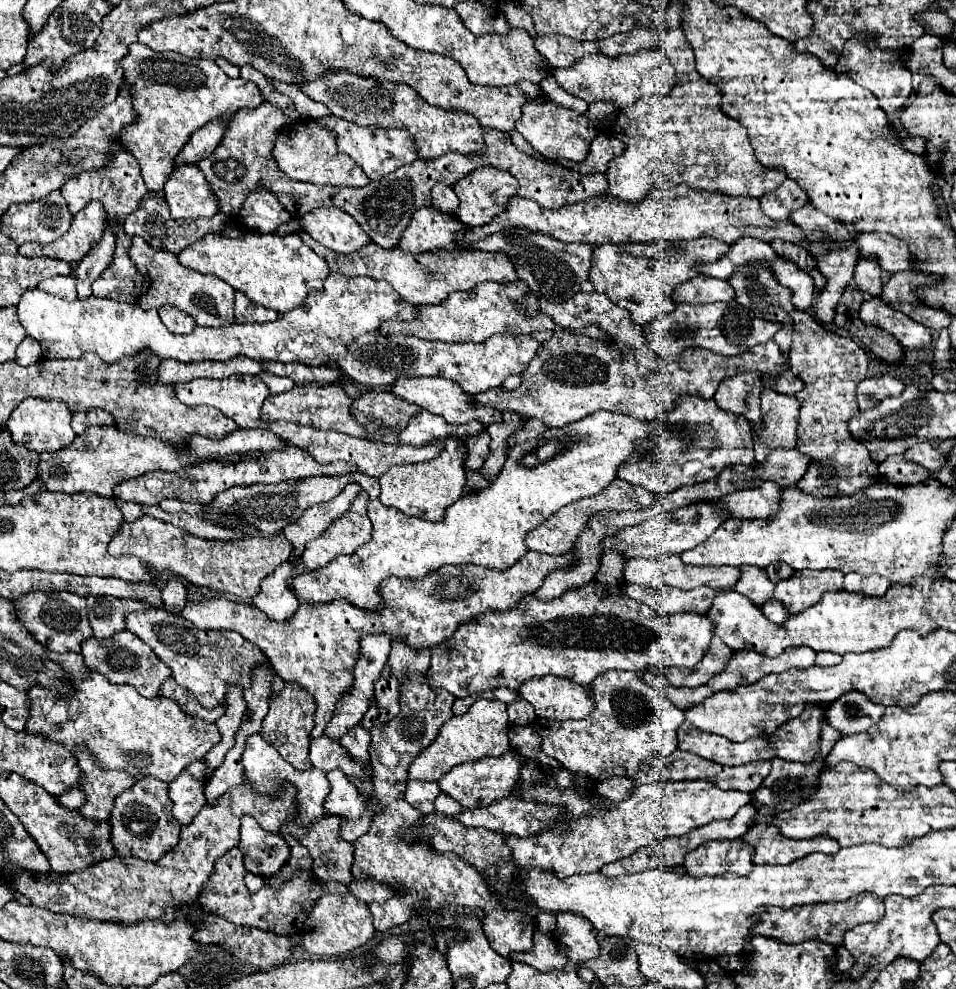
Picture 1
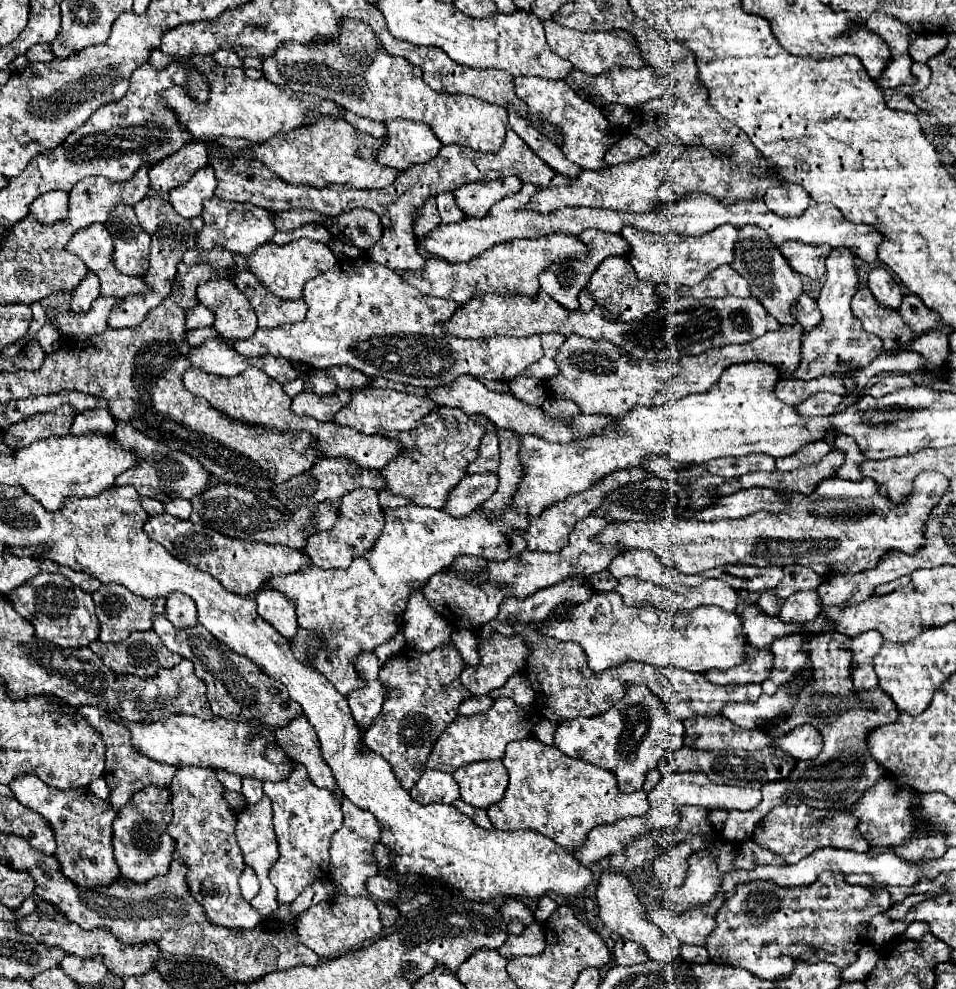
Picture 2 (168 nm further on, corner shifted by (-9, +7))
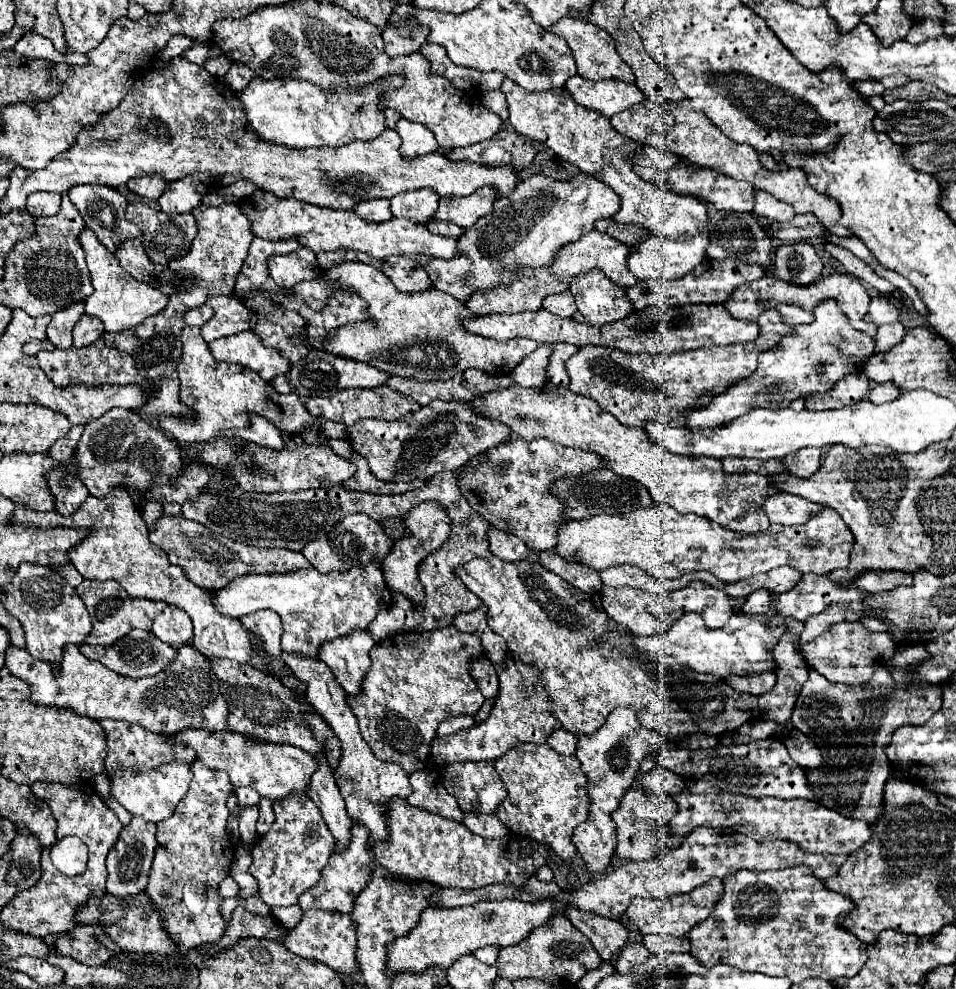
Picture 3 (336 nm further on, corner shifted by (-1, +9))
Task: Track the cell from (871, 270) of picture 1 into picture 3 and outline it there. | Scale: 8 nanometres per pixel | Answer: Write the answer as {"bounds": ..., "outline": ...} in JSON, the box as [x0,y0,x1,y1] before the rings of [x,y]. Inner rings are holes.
{"bounds":[864,295,898,325],"outline":[[[886,295],[874,297],[870,301],[868,313],[864,315],[864,321],[870,321],[874,325],[884,325],[884,323],[896,323],[898,321],[898,309],[890,303]]]}

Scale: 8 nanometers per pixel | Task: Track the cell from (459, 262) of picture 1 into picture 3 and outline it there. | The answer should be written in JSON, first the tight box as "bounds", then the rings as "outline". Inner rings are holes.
{"bounds":[466,229,638,315],"outline":[[[592,229],[582,239],[578,239],[574,245],[566,245],[562,253],[558,253],[558,261],[550,265],[550,269],[526,269],[514,285],[502,285],[502,289],[494,289],[494,293],[474,293],[470,301],[466,301],[466,307],[476,315],[488,315],[488,313],[522,313],[522,311],[538,311],[540,303],[546,295],[562,293],[568,289],[570,281],[582,273],[588,273],[592,269],[602,271],[610,281],[622,287],[632,287],[638,283],[638,277],[630,273],[626,259],[630,255],[630,247],[620,243],[618,239],[600,233]]]}

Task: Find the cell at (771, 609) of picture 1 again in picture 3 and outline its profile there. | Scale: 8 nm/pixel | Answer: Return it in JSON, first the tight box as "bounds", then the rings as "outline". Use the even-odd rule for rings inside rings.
{"bounds":[742,589,770,615],"outline":[[[764,589],[752,593],[742,603],[742,613],[748,613],[748,615],[766,615],[768,611],[770,611],[770,593],[766,593]]]}

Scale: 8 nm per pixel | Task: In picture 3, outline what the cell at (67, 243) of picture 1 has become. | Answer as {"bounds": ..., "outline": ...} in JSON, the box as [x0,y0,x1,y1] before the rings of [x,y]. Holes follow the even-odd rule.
{"bounds":[78,229,168,331],"outline":[[[84,229],[78,237],[84,253],[86,253],[86,263],[90,269],[90,277],[92,277],[92,285],[94,285],[94,293],[86,299],[84,303],[84,311],[92,317],[98,317],[104,323],[106,331],[126,331],[132,329],[136,325],[140,325],[146,317],[160,313],[166,303],[168,303],[168,295],[164,295],[160,289],[146,285],[142,281],[134,281],[120,265],[118,259],[106,251],[106,247],[94,237],[92,229]]]}

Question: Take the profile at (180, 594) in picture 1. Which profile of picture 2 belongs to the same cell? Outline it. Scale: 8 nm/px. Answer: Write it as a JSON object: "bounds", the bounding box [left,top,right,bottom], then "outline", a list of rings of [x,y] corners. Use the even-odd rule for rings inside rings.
{"bounds":[166,591,198,629],"outline":[[[174,591],[170,597],[166,597],[166,617],[180,629],[190,627],[198,621],[196,603],[192,599],[186,599],[186,595],[180,591]]]}

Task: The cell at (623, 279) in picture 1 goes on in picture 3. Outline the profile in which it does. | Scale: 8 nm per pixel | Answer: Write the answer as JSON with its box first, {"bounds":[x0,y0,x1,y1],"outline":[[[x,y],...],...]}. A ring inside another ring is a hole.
{"bounds":[570,273,632,325],"outline":[[[586,273],[570,283],[570,291],[576,299],[578,311],[590,325],[606,325],[624,319],[632,313],[626,289],[606,281],[602,273]]]}

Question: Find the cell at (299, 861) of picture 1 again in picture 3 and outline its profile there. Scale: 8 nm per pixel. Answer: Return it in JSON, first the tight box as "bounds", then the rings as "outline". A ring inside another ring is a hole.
{"bounds":[250,797,334,909],"outline":[[[294,797],[294,801],[282,801],[282,805],[274,805],[274,813],[276,813],[276,821],[274,821],[272,829],[264,837],[260,837],[258,843],[254,843],[254,847],[252,847],[254,863],[250,865],[250,873],[258,881],[258,893],[270,909],[296,905],[298,897],[306,889],[310,889],[318,883],[320,873],[322,873],[324,865],[328,863],[328,859],[332,855],[332,847],[334,847],[334,837],[330,837],[330,831],[326,829],[326,823],[322,821],[318,807],[308,797]]]}

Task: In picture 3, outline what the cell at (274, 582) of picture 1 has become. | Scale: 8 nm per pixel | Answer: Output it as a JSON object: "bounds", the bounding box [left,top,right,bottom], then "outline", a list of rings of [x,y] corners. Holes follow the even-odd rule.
{"bounds":[240,609,282,673],"outline":[[[266,609],[262,613],[252,613],[250,617],[242,617],[240,623],[244,625],[246,631],[250,631],[258,641],[260,641],[260,647],[256,647],[250,663],[254,669],[262,671],[262,673],[270,673],[268,669],[268,657],[278,657],[282,653],[280,649],[280,635],[282,635],[282,623],[280,623],[280,617]]]}

